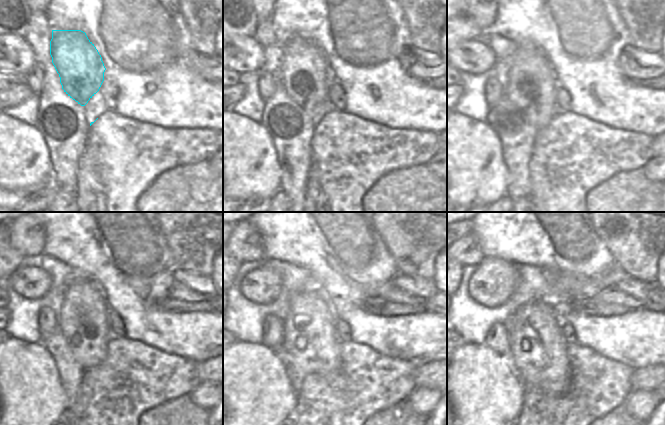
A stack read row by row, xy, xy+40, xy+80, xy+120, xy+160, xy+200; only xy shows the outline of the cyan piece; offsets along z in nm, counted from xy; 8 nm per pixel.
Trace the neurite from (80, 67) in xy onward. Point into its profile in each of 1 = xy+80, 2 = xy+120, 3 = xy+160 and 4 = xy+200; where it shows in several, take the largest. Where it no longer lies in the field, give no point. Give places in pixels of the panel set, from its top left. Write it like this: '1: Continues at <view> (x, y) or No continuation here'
1: Continues at xy+80 (532, 84)
2: Continues at xy+120 (84, 315)
3: Continues at xy+160 (310, 339)
4: Continues at xy+200 (537, 350).

